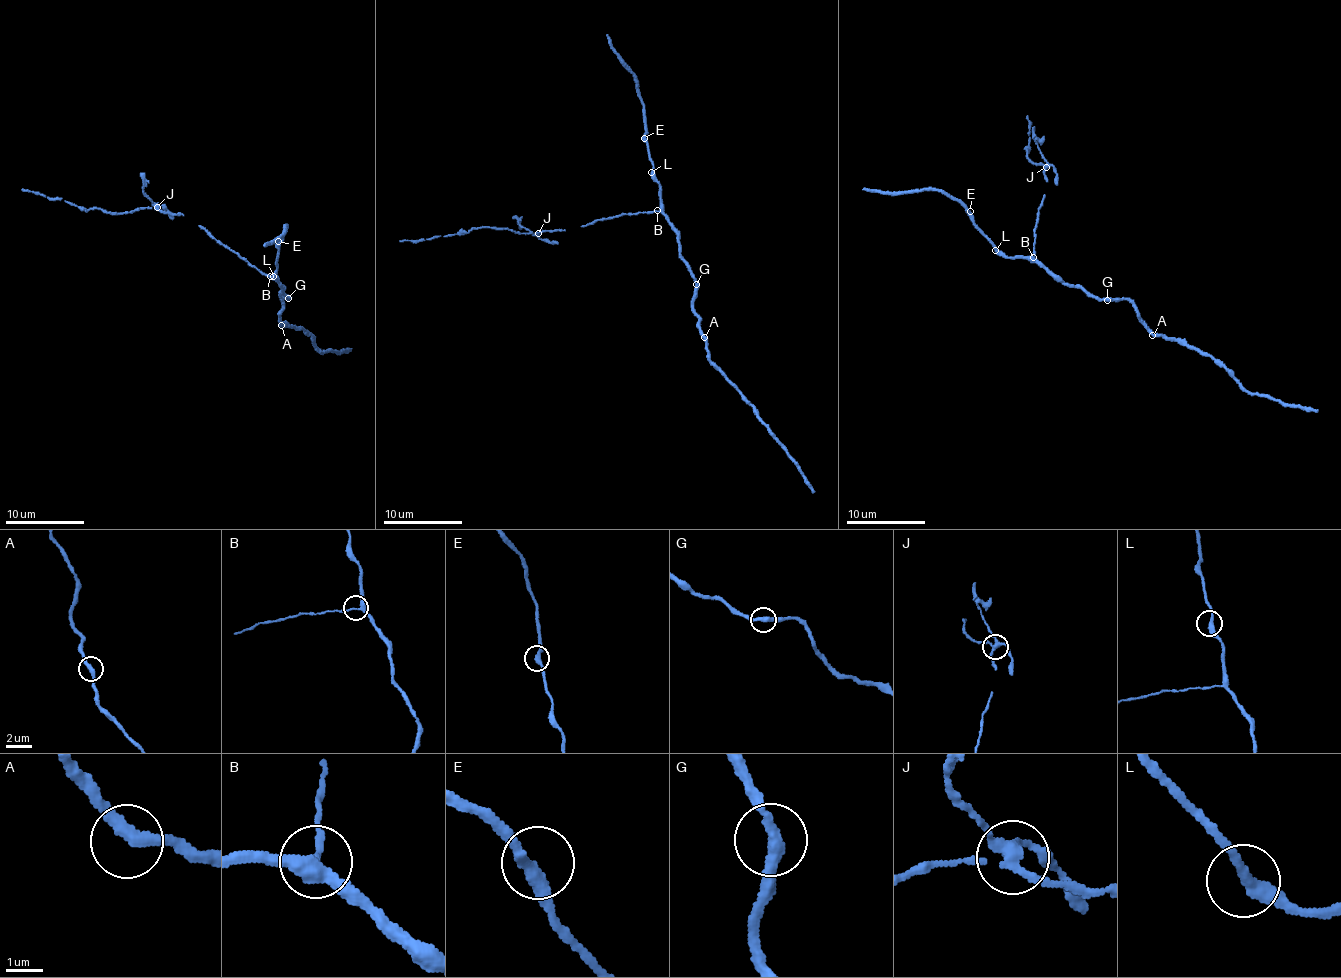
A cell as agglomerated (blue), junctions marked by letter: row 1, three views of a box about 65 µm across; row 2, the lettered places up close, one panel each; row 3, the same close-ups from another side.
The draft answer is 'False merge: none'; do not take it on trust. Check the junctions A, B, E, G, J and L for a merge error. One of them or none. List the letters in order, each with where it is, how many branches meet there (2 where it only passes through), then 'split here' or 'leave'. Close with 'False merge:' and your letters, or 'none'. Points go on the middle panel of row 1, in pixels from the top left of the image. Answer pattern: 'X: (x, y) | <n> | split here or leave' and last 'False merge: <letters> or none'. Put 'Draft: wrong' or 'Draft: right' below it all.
A: (704, 337) | 2 | leave
B: (657, 210) | 3 | leave
E: (644, 138) | 2 | leave
G: (696, 284) | 2 | leave
J: (538, 233) | 4 | split here
L: (651, 172) | 2 | leave
False merge: J
Draft: wrong

